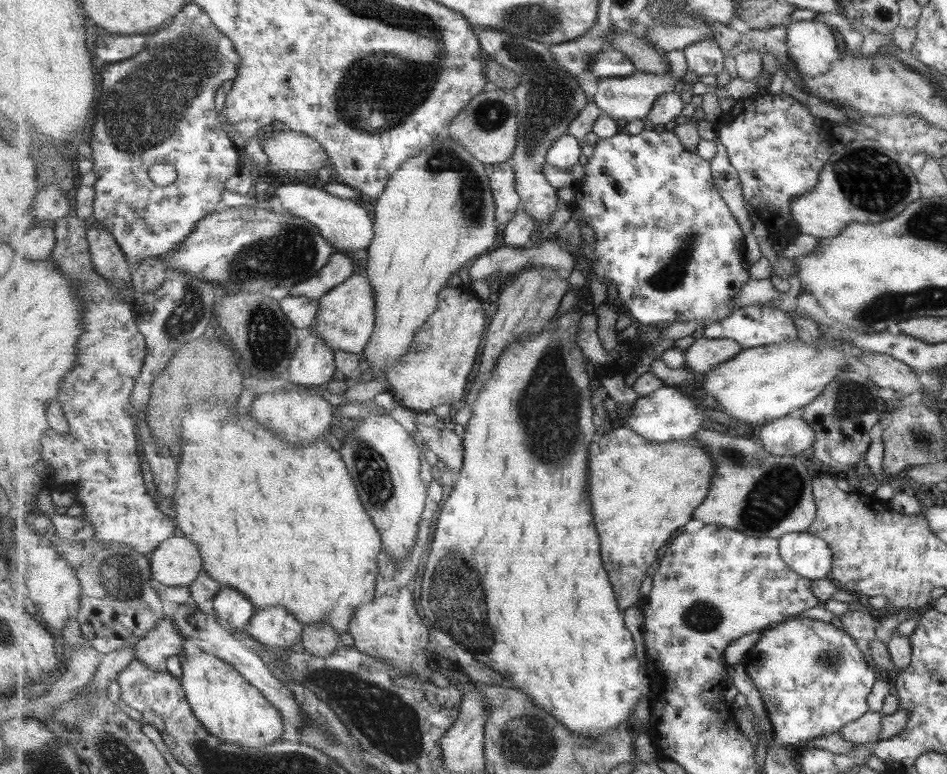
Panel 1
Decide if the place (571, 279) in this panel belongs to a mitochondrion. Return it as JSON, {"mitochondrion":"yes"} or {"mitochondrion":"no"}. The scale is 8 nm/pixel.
{"mitochondrion":"no"}

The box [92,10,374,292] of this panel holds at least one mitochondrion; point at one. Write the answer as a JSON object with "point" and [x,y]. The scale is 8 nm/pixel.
{"point":[132,120]}

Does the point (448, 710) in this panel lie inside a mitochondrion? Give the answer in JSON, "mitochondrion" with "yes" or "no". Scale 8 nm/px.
{"mitochondrion":"no"}

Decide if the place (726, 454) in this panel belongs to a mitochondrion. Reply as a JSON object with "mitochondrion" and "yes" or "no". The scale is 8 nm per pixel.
{"mitochondrion":"yes"}

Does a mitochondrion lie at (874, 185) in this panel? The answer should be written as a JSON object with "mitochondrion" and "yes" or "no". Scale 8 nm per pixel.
{"mitochondrion":"yes"}

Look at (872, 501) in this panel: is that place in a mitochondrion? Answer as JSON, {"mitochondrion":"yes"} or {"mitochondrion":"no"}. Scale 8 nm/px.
{"mitochondrion":"no"}

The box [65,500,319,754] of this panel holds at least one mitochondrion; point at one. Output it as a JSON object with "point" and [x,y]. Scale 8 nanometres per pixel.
{"point":[122,573]}

